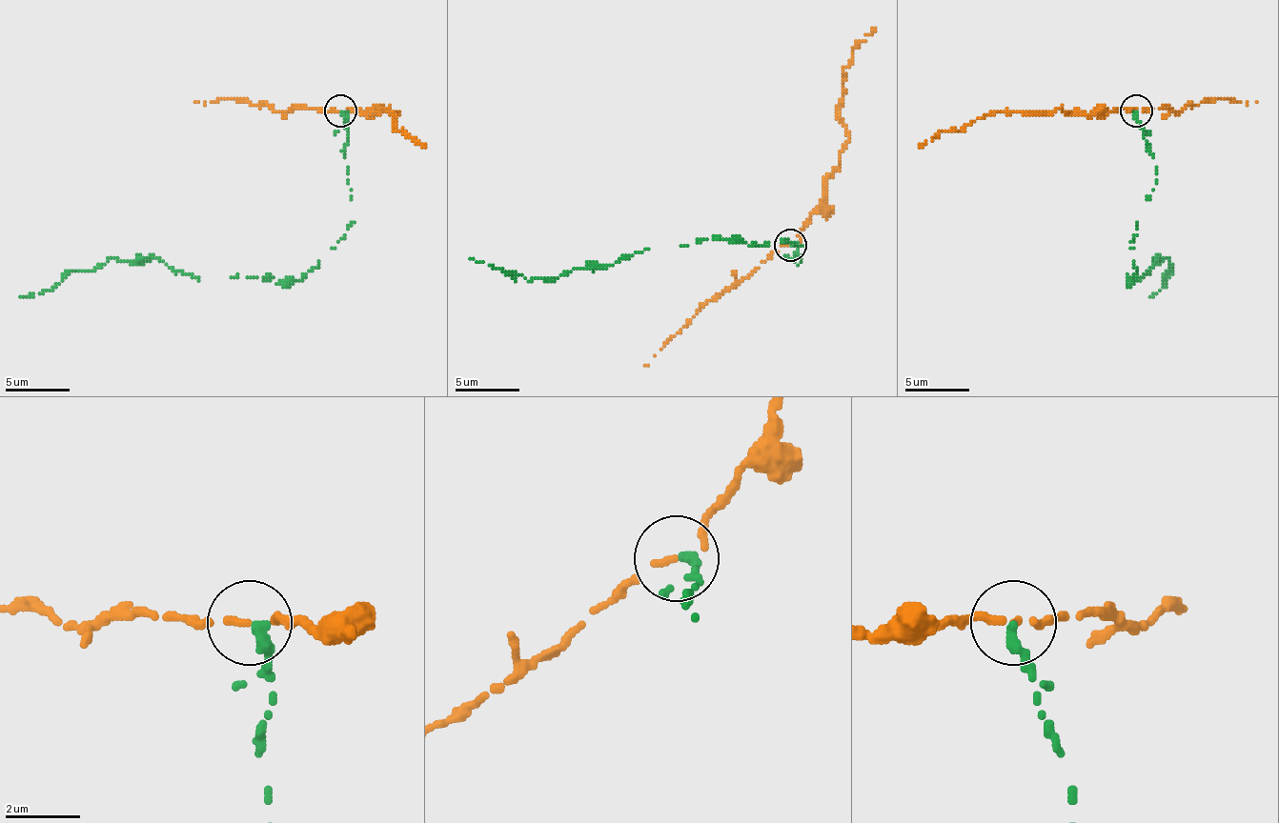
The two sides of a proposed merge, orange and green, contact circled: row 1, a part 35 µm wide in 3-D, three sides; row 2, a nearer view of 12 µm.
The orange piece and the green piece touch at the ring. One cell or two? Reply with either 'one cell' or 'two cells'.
two cells

